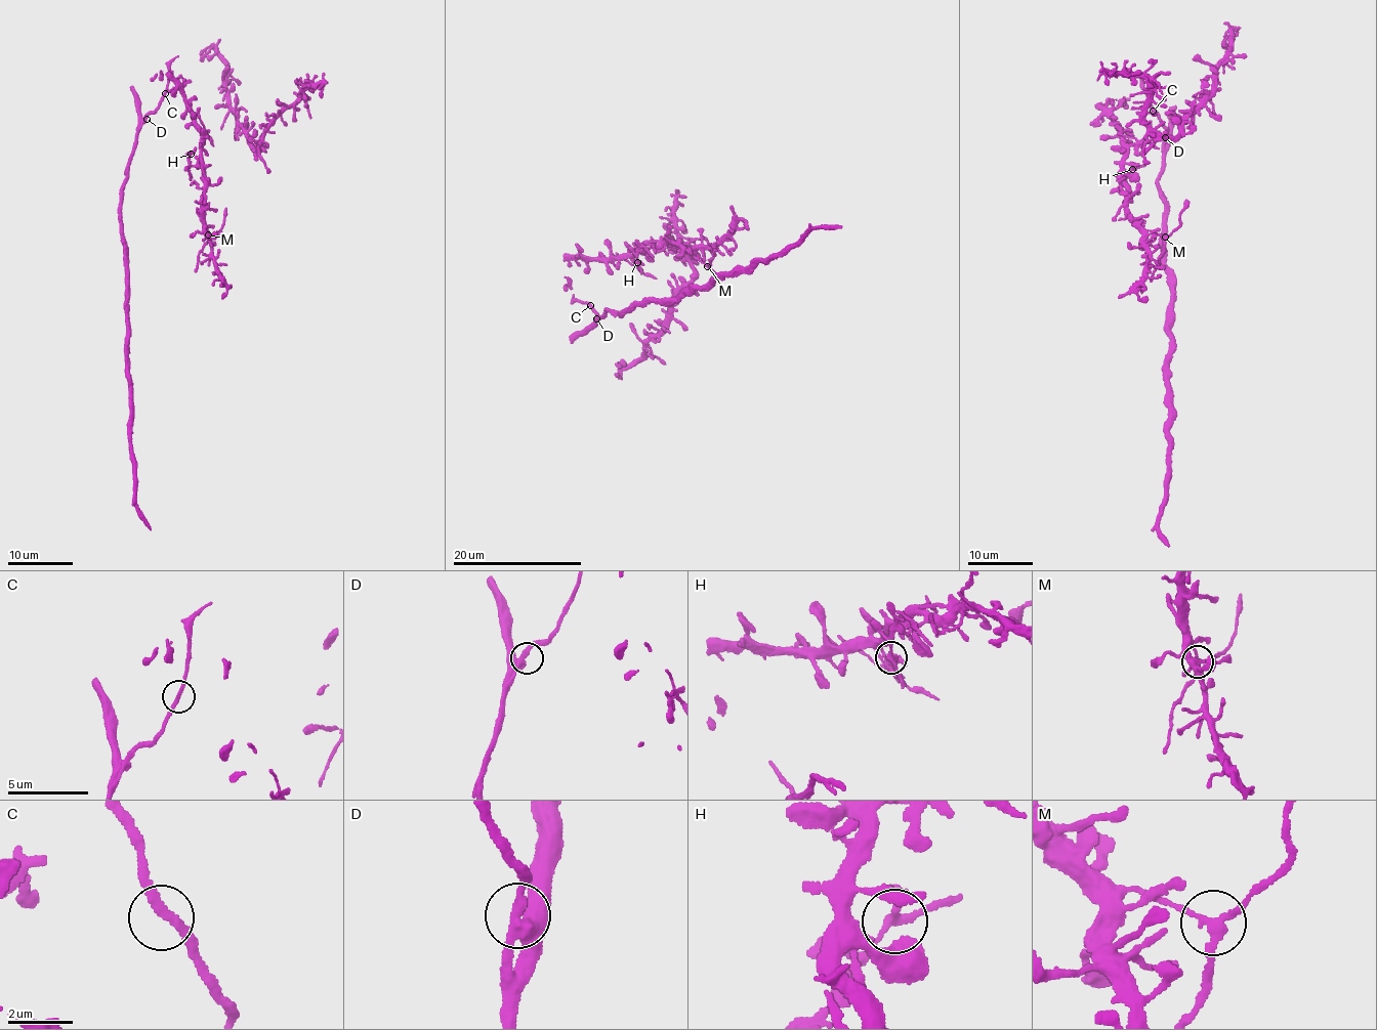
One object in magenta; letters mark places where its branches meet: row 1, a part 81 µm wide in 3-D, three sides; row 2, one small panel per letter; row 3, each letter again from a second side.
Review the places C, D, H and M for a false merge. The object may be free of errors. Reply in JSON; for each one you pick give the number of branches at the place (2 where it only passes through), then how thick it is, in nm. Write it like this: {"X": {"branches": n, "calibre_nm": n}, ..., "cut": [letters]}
{"M": {"branches": 3, "calibre_nm": 190}, "cut": ["M"]}

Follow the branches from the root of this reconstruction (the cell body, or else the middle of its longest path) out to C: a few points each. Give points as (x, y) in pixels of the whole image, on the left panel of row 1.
C: (144, 117), (158, 106), (165, 93)

